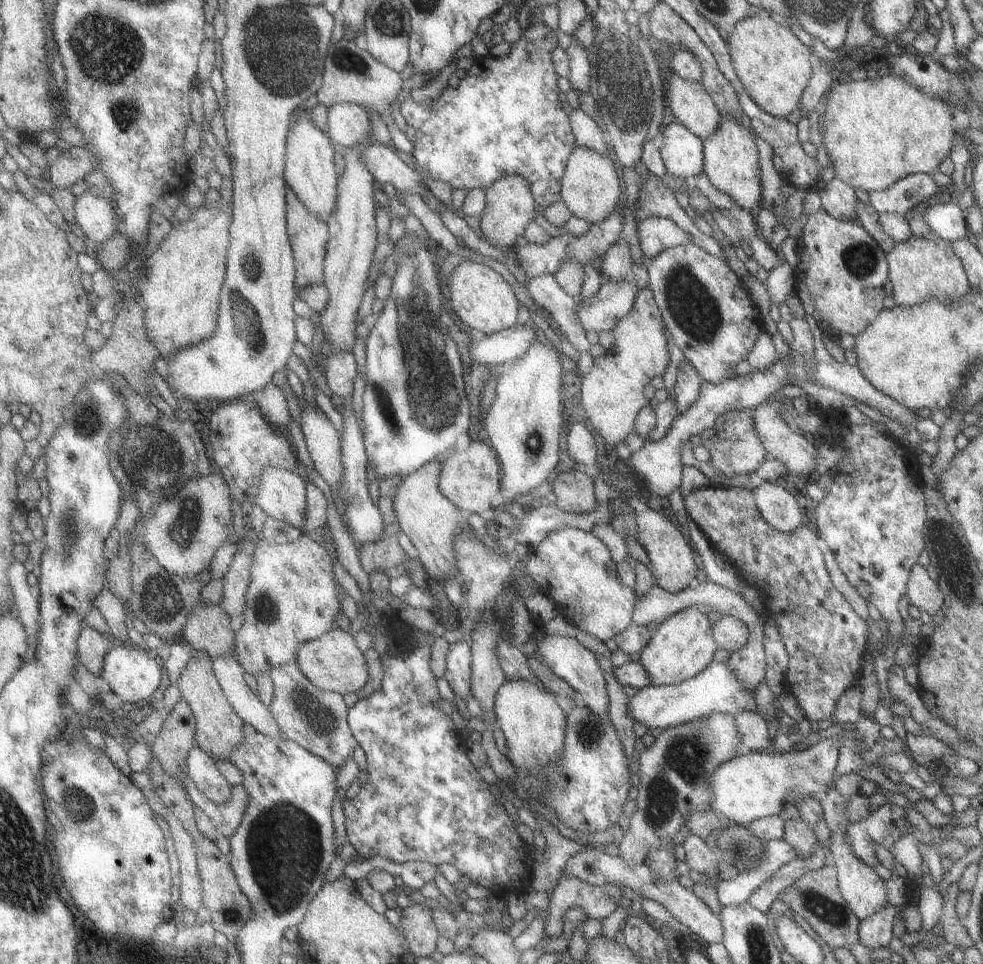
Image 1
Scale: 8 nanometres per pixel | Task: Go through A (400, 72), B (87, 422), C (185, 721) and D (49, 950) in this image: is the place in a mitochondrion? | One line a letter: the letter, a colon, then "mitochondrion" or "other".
A: other
B: mitochondrion
C: other
D: other

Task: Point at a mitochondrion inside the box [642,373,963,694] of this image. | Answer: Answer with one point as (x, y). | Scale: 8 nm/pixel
(941, 540)

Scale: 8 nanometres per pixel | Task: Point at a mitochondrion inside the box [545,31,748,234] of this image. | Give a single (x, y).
(620, 76)

